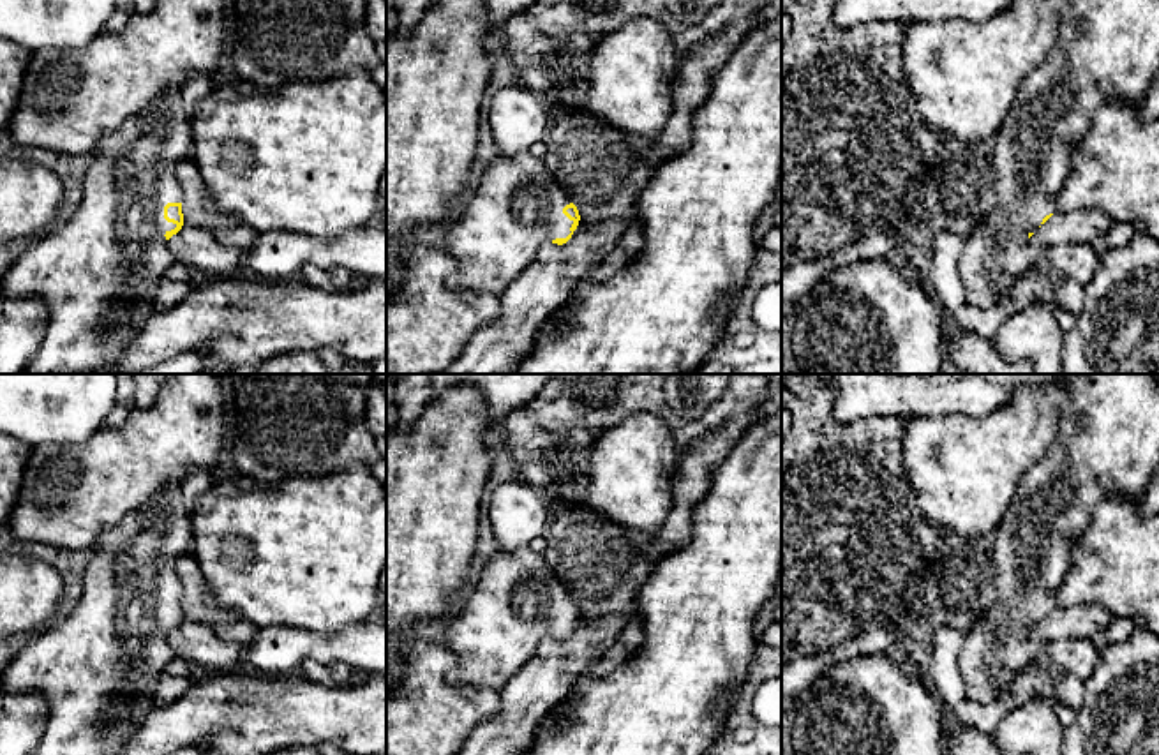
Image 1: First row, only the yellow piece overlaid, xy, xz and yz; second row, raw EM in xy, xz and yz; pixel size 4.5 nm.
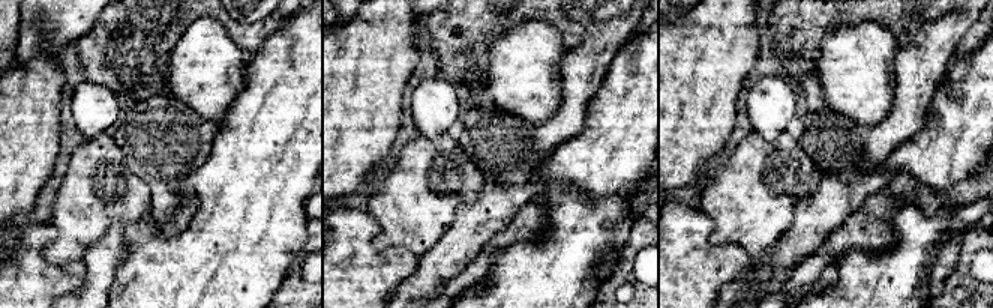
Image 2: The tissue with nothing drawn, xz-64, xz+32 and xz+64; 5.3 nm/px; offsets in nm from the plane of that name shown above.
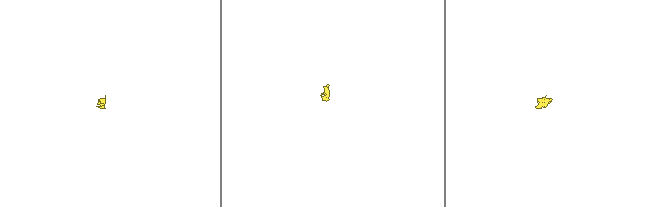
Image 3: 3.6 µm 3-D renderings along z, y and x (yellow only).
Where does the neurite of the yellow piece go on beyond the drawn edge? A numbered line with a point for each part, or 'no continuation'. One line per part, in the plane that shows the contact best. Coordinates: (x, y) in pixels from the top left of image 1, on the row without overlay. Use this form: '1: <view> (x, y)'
1: xy (97, 669)

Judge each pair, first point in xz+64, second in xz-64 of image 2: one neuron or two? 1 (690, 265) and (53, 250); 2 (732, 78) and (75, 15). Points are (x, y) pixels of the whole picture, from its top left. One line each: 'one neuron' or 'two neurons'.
1: two neurons
2: two neurons

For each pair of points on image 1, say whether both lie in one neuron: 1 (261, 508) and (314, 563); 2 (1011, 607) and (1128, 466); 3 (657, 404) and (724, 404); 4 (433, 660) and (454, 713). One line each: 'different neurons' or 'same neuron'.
1: same neuron
2: same neuron
3: same neuron
4: same neuron

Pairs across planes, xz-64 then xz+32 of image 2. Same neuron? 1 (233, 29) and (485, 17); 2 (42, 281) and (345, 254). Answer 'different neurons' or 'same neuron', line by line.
1: same neuron
2: same neuron

